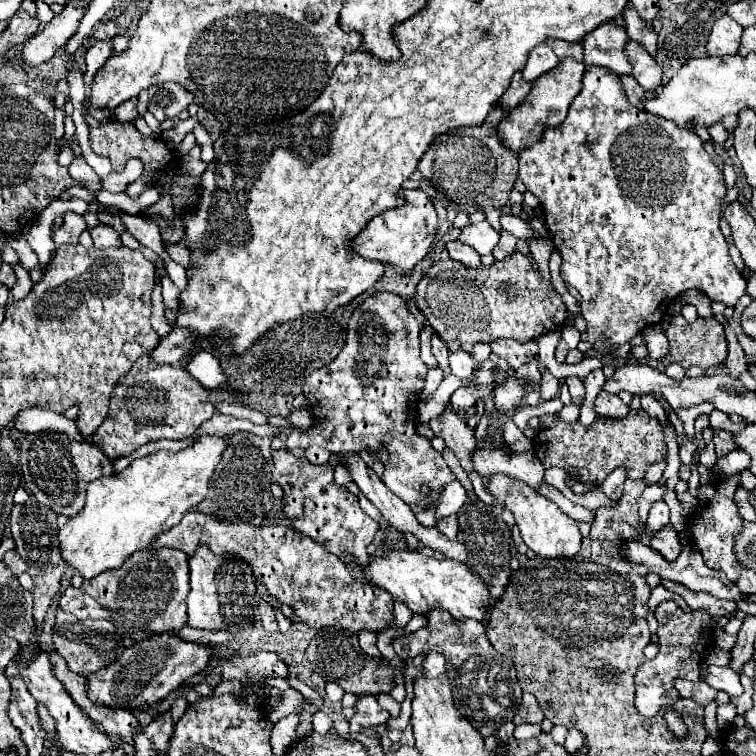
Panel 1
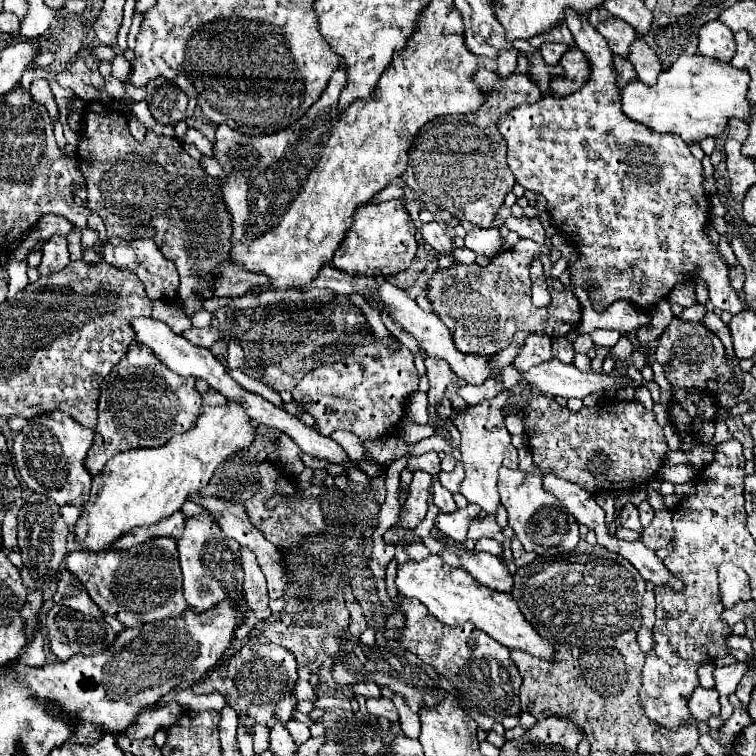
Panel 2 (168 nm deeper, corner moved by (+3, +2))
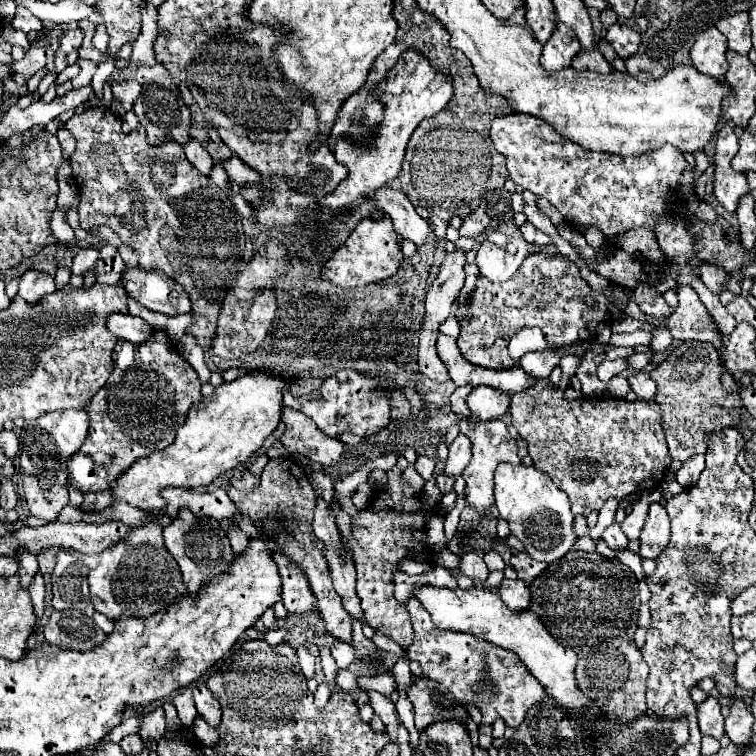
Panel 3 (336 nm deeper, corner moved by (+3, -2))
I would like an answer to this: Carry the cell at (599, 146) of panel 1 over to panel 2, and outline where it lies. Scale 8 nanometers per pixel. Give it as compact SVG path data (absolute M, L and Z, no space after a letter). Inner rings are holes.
M570 13L566 25L576 47L590 63L590 79L580 91L568 97L544 95L534 105L512 109L500 119L500 131L508 145L508 167L516 181L524 189L546 197L554 229L560 235L568 235L578 249L578 259L568 263L566 269L570 281L588 291L596 313L604 313L616 301L628 301L648 311L666 299L676 283L690 279L706 283L710 301L716 309L732 315L740 313L744 307L738 301L738 293L730 287L728 263L722 259L718 245L708 239L710 201L704 191L706 177L702 163L690 153L682 137L674 133L654 133L646 129L646 125L626 117L616 85L614 55L604 37L586 17L578 17L578 13Z

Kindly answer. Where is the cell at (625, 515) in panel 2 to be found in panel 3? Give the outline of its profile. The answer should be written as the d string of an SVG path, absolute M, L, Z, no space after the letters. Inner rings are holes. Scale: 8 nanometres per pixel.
M612 523L604 533L602 533L602 539L606 541L606 545L610 547L610 549L626 549L628 547L628 539L626 539L626 535L622 533L622 529L620 529L620 525L618 523Z

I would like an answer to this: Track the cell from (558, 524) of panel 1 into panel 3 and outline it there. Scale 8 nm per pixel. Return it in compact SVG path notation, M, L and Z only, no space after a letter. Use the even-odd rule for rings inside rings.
M500 463L494 477L495 505L500 511L500 517L508 521L512 535L516 535L524 547L526 553L536 561L554 563L560 557L564 557L576 537L572 533L572 511L570 501L562 489L558 489L546 473L542 473L536 467L526 465L510 465Z

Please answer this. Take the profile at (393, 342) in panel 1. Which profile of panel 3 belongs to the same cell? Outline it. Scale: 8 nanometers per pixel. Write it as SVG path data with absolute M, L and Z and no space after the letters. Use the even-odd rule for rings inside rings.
M344 369L326 379L326 383L320 389L322 399L304 401L300 411L308 415L318 425L318 429L322 429L330 437L336 437L338 433L344 433L344 431L350 431L354 435L372 435L390 423L388 397L372 393L374 387L382 387L388 391L388 387L380 383L380 379L370 379L358 371Z

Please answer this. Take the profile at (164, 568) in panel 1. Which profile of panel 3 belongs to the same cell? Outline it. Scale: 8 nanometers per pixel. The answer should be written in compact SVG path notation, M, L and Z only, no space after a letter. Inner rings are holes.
M144 523L132 527L122 541L98 555L84 555L84 561L90 567L88 583L92 605L98 613L112 621L116 621L120 615L150 617L158 609L170 605L176 597L188 593L178 563L164 547L160 523Z

